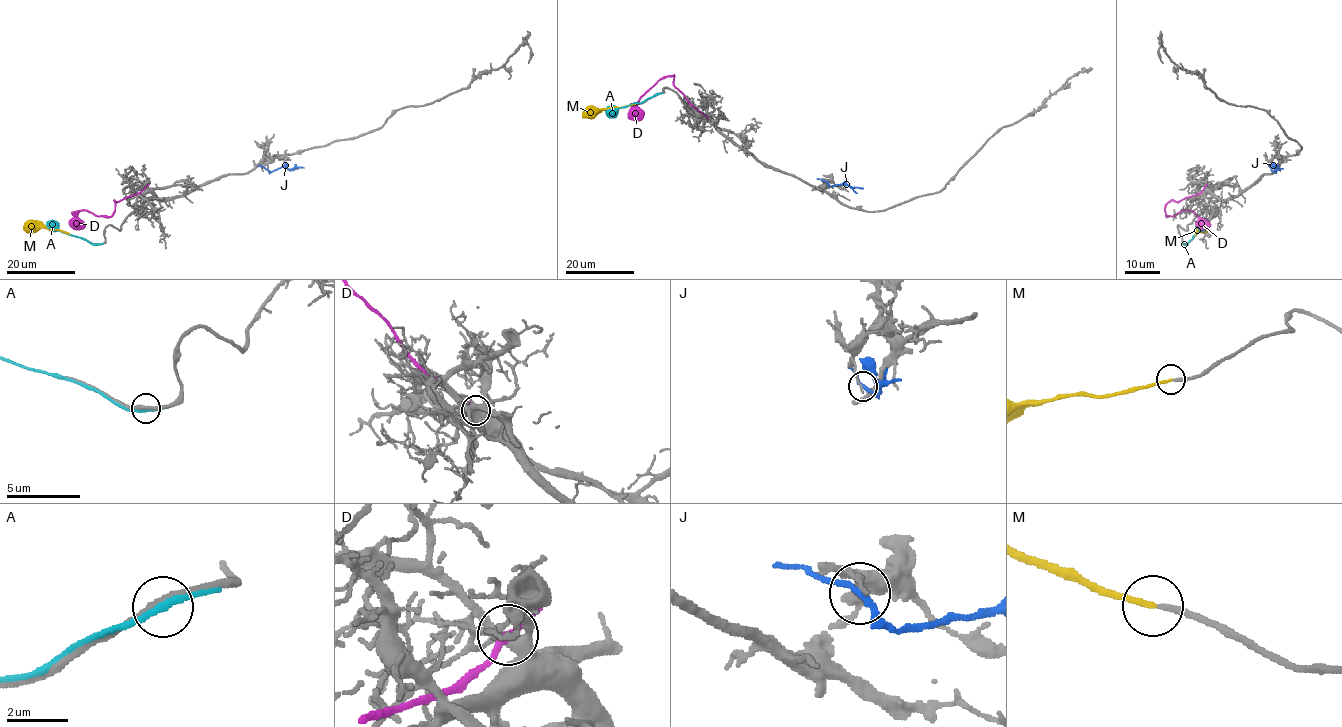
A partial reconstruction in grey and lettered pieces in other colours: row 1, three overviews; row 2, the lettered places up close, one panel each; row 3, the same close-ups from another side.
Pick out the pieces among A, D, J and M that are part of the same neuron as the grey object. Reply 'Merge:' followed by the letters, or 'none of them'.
Merge: M

